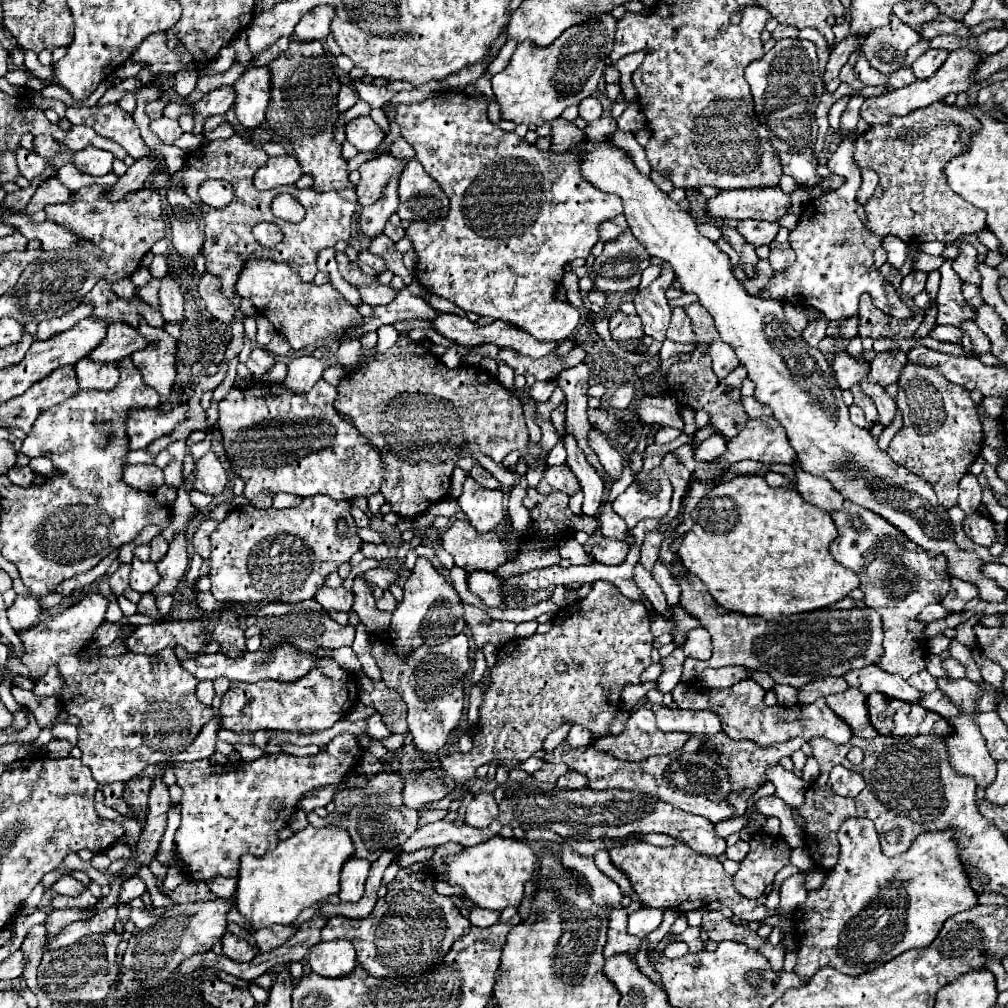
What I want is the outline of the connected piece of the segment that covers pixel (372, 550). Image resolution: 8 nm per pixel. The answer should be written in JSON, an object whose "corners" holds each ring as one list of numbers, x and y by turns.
{"corners":[[363,542,361,552,365,554,365,558,373,558,373,560,381,562,381,552,389,552,389,550,387,550,385,544,367,544,367,542]]}

